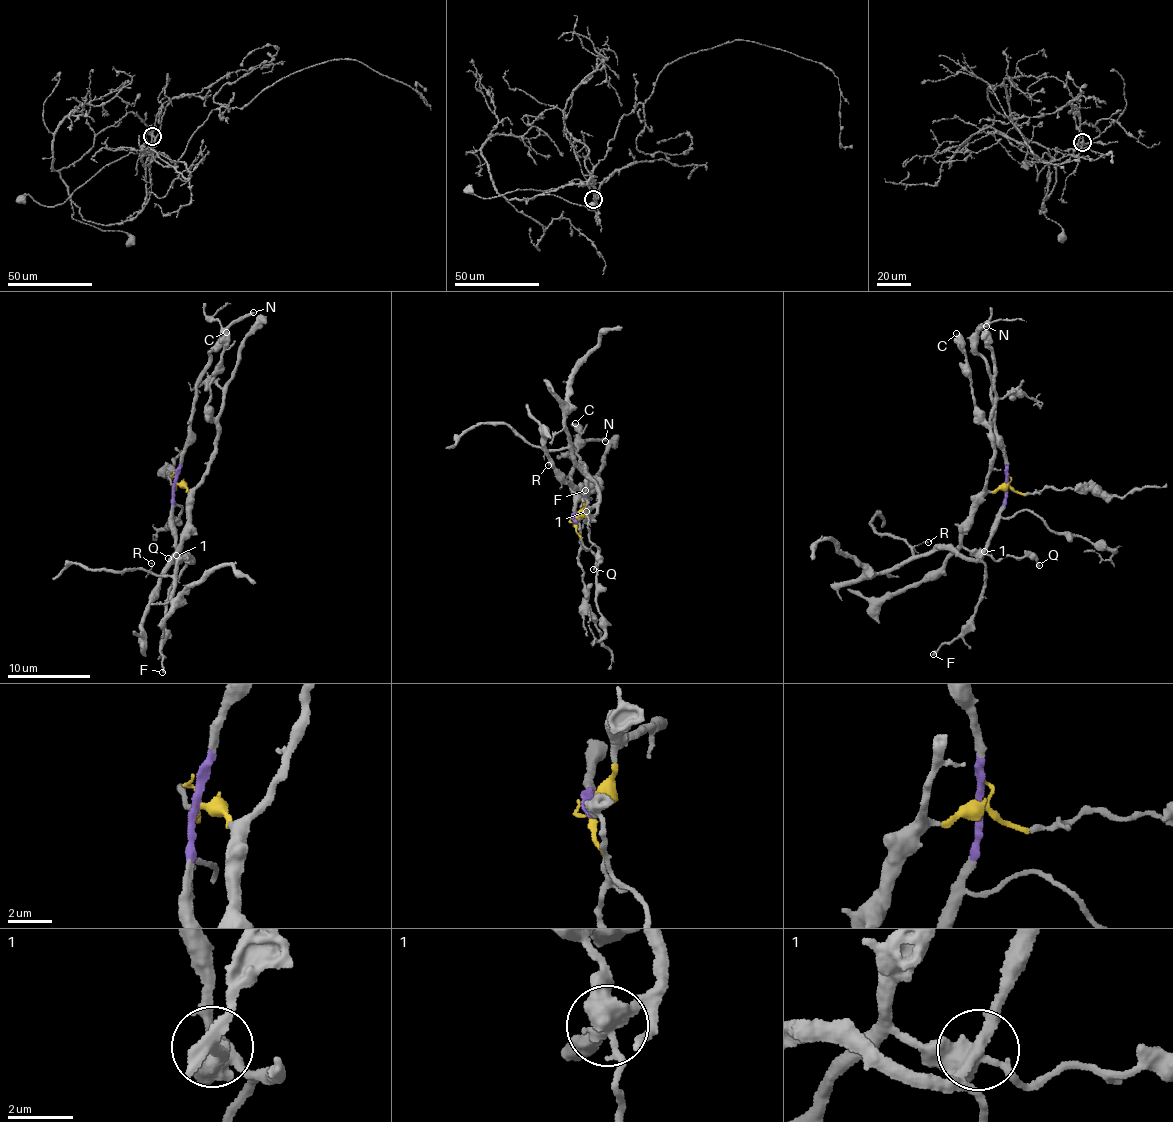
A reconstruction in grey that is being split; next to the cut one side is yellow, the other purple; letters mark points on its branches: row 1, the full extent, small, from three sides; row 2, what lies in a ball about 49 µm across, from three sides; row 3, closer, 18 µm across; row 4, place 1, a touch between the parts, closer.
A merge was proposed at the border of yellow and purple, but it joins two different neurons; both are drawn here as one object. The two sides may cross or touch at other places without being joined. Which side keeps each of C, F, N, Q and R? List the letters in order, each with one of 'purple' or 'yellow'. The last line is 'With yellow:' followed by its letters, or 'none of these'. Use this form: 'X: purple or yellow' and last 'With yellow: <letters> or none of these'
C: yellow
F: purple
N: purple
Q: yellow
R: purple
With yellow: C, Q

